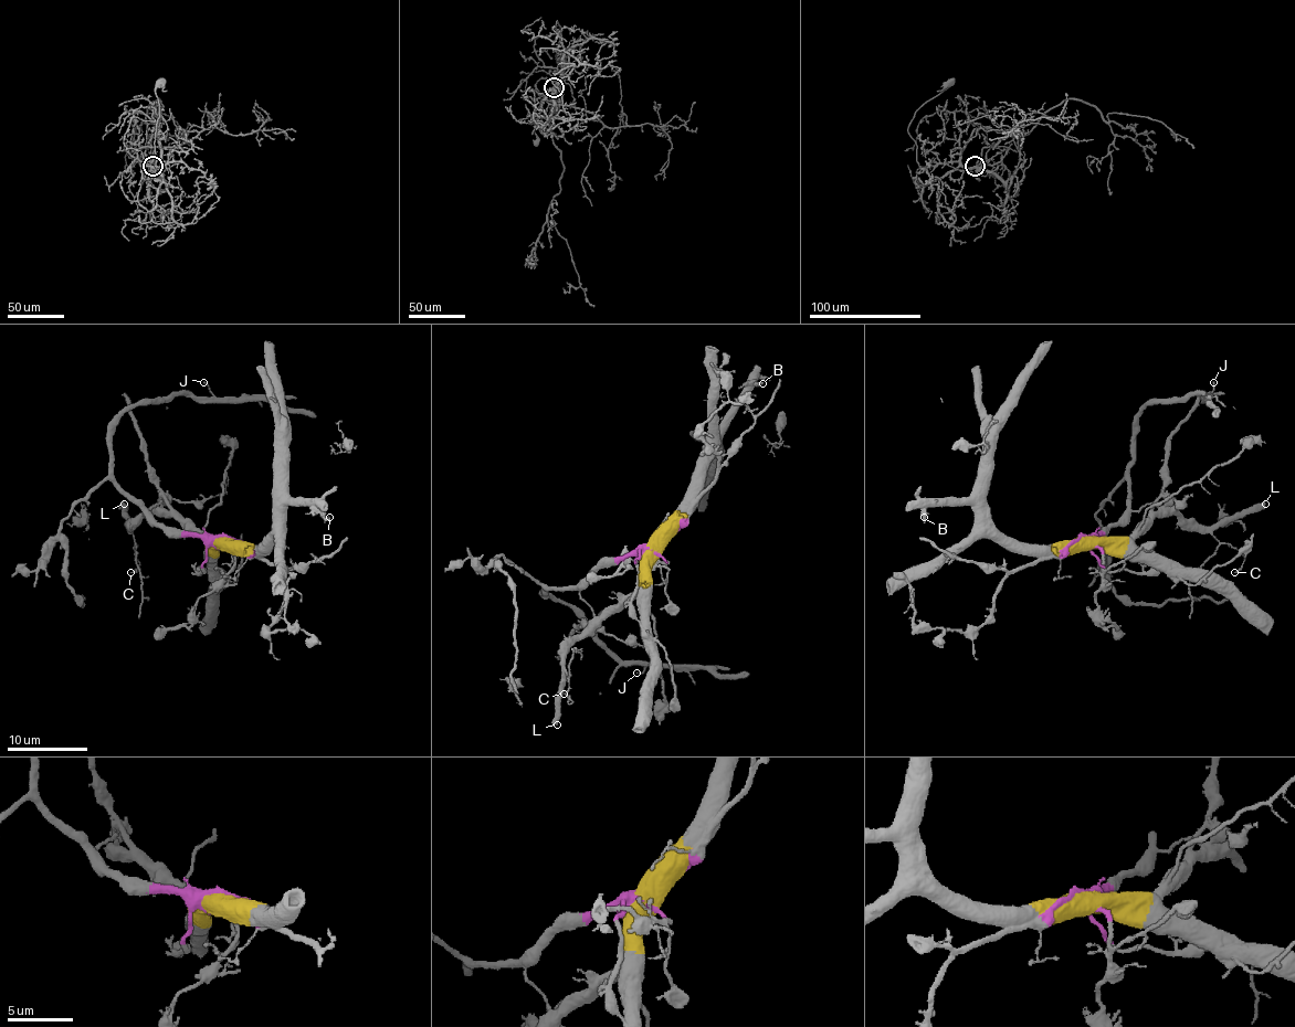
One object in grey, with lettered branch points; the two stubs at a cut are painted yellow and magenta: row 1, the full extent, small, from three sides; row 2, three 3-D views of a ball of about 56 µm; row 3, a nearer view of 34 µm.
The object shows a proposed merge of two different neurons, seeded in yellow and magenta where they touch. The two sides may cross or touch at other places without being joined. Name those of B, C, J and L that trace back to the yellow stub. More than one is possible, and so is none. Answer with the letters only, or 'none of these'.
B, C, L

